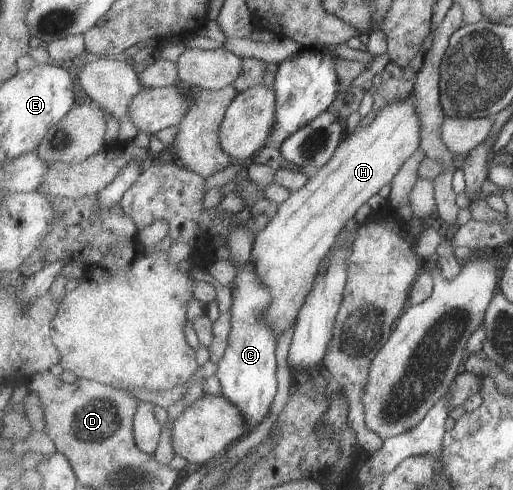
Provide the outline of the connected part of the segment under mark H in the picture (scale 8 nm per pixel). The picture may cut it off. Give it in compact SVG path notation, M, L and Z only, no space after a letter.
M413 94L407 100L393 102L383 108L369 126L357 128L353 133L349 133L342 140L334 157L318 173L310 177L303 188L292 192L289 198L278 206L276 215L267 228L256 234L250 261L255 266L255 272L259 275L263 286L269 288L271 294L274 294L274 302L267 310L265 322L278 336L296 324L299 311L313 290L321 262L330 254L339 233L345 228L347 222L353 219L363 204L367 204L377 192L381 192L383 186L392 184L399 170L406 165L413 154L421 149L421 120L419 120L415 102L417 100Z

